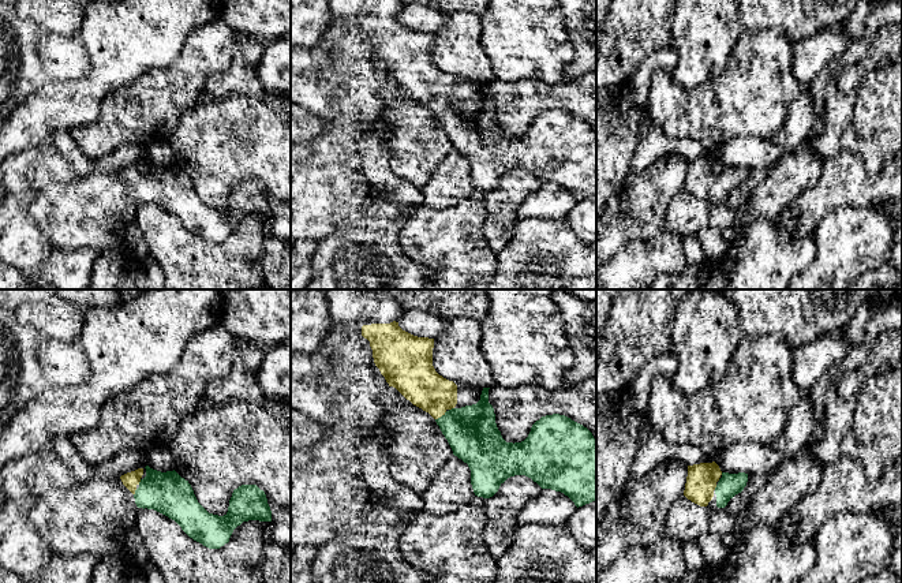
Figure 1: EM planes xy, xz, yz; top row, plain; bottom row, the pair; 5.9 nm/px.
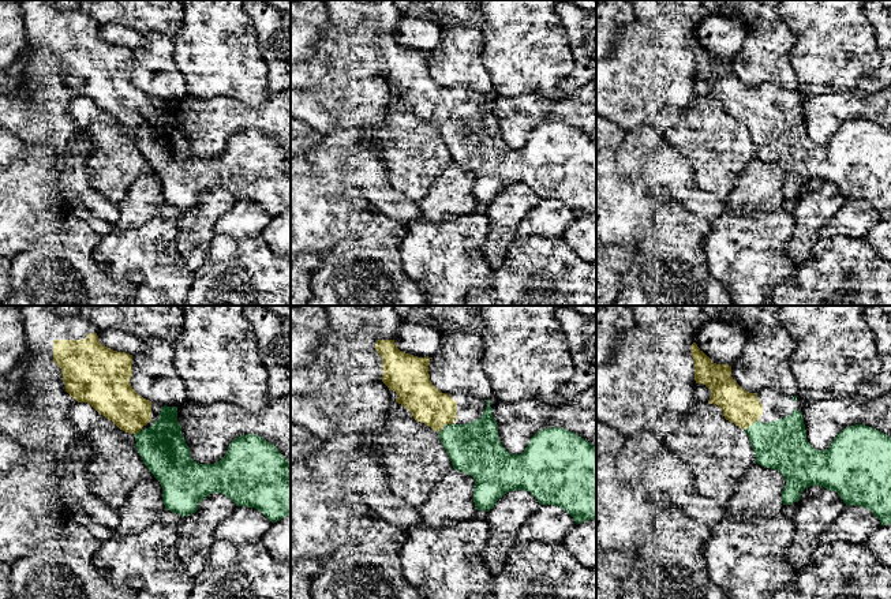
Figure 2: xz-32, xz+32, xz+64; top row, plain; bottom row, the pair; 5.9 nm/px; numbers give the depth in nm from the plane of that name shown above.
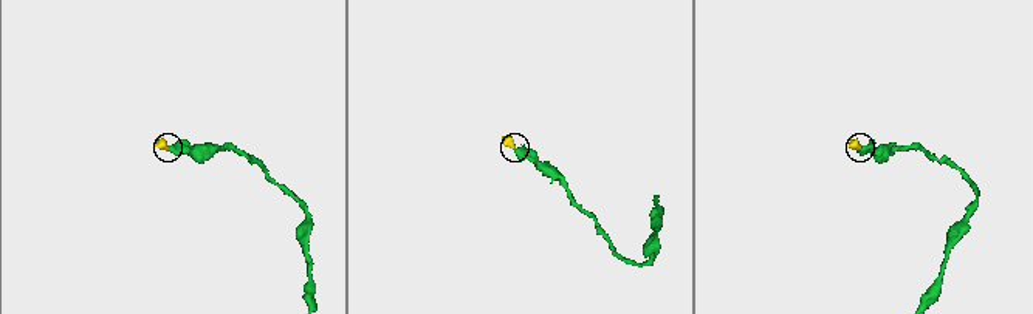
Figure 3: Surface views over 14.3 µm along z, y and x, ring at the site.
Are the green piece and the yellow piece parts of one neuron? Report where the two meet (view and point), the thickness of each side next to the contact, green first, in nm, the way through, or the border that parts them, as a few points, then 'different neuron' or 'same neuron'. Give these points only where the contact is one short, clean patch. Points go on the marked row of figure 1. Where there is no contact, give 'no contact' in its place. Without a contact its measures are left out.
meets green in xz at (442, 415); 300 nm thick on the green side, 240 nm on the other; runs through xz (471, 432), (449, 422), (442, 415), (418, 381); same neuron

